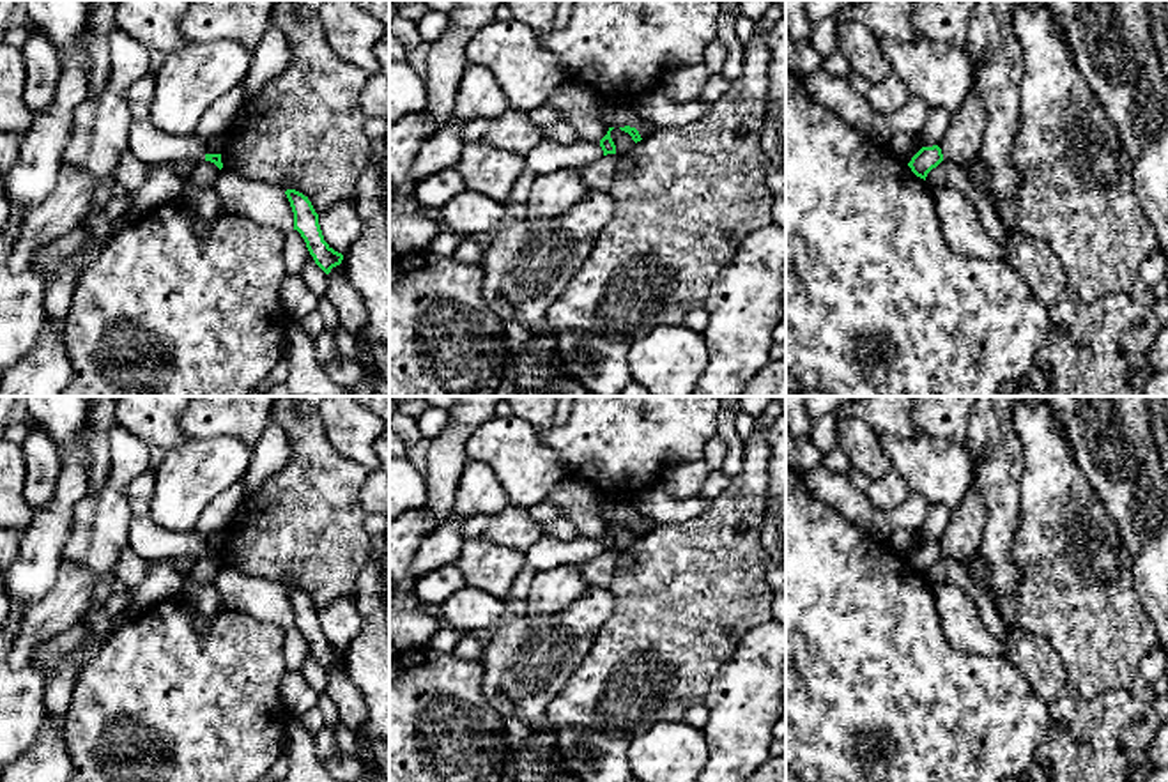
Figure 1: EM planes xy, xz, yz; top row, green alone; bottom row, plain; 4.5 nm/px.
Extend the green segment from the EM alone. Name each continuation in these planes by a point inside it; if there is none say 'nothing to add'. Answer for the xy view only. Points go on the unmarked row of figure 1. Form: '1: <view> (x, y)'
1: xy (151, 542)

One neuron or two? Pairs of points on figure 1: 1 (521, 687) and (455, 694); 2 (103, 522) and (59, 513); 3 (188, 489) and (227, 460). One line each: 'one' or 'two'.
1: two
2: two
3: one

